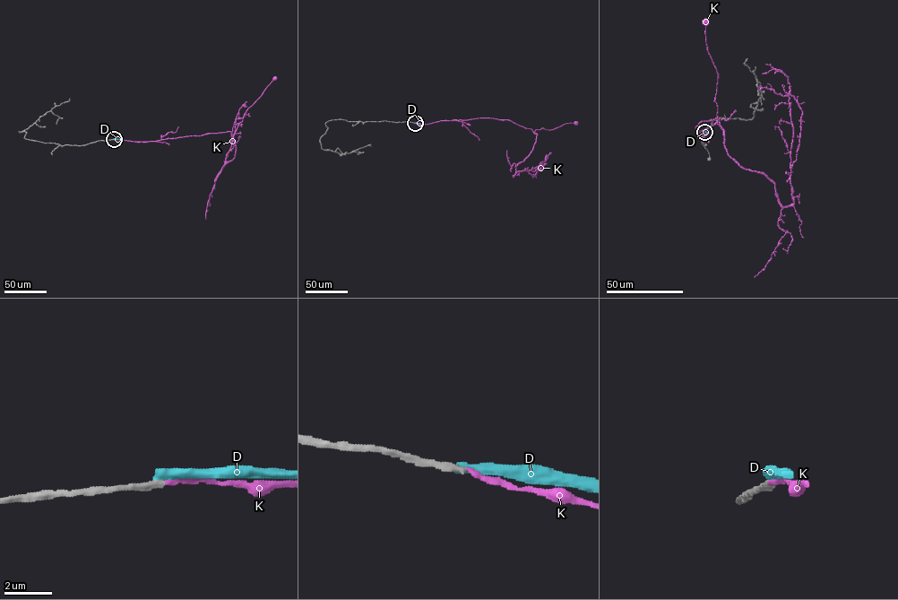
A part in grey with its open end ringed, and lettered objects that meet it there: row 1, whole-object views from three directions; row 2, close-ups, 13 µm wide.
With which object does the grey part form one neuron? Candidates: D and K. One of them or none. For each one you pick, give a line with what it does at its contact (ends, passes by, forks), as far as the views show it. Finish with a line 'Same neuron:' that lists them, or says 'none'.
K: it ends
Same neuron: K

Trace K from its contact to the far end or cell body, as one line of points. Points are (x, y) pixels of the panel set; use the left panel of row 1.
K: (113, 139), (157, 141), (229, 131), (233, 138), (246, 109), (274, 78)

